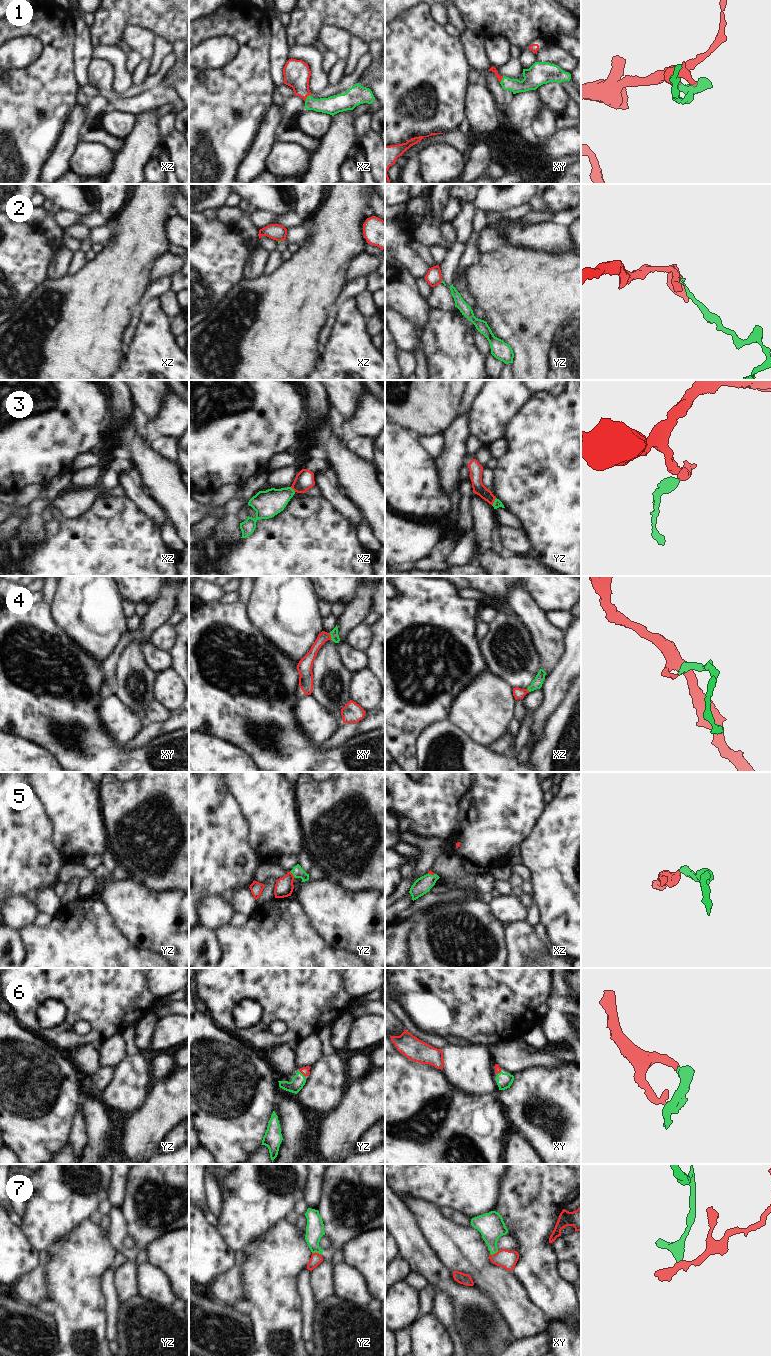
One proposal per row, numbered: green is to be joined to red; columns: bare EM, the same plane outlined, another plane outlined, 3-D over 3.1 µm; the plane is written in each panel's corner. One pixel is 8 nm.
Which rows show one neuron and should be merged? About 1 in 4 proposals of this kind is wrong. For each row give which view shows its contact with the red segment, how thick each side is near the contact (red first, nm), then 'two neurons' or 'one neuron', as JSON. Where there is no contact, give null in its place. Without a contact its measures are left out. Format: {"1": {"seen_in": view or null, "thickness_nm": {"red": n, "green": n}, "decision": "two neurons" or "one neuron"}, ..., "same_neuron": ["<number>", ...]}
{"1": {"seen_in": "xz", "thickness_nm": {"red": 220, "green": 150}, "decision": "one neuron"}, "2": {"seen_in": "xz", "thickness_nm": {"red": 130, "green": 20}, "decision": "two neurons"}, "3": {"seen_in": "yz", "thickness_nm": {"red": 100, "green": 70}, "decision": "one neuron"}, "4": {"seen_in": "xy", "thickness_nm": {"red": 90, "green": 60}, "decision": "one neuron"}, "5": {"seen_in": "yz", "thickness_nm": {"red": 150, "green": 90}, "decision": "one neuron"}, "6": {"seen_in": "yz", "thickness_nm": {"red": 70, "green": 110}, "decision": "one neuron"}, "7": {"seen_in": "yz", "thickness_nm": {"red": 90, "green": 140}, "decision": "two neurons"}, "same_neuron": ["1", "3", "4", "5", "6"]}

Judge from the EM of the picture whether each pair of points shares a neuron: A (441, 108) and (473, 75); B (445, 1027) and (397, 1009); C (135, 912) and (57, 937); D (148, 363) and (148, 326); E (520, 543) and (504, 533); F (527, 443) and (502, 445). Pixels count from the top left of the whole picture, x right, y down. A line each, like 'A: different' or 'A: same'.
A: different
B: different
C: different
D: same
E: same
F: different

